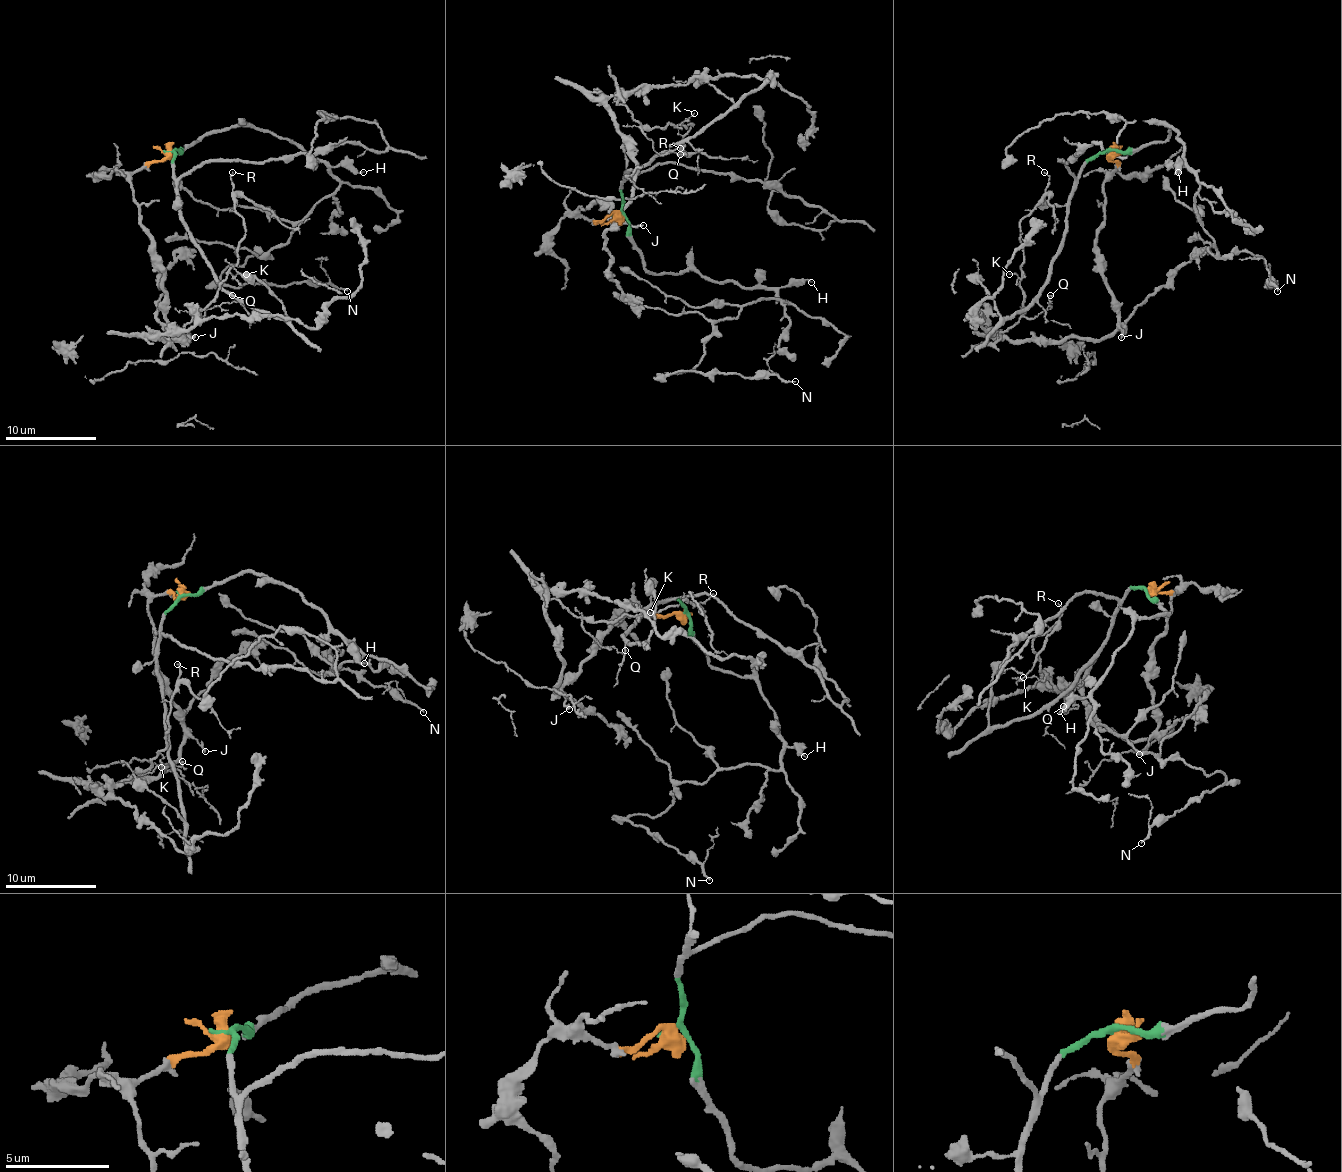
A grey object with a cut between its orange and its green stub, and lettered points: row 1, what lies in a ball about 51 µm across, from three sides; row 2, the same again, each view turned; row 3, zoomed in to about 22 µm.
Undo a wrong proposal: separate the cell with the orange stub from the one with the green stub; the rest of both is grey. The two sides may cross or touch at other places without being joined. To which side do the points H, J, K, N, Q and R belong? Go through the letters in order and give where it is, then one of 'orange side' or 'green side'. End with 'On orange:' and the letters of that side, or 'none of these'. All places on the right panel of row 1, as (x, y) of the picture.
H: (1178, 172) | green side
J: (1121, 337) | orange side
K: (1009, 274) | orange side
N: (1277, 291) | green side
Q: (1050, 295) | orange side
R: (1044, 172) | orange side
On orange: J, K, Q, R

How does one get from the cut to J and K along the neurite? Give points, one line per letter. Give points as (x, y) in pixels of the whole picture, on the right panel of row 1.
J: (1110, 153), (1117, 169), (1105, 182), (1103, 225), (1096, 239), (1096, 259), (1121, 337)
K: (1110, 153), (1096, 262), (1117, 327), (1096, 339), (1001, 339), (1024, 309), (1022, 273), (1008, 273)

